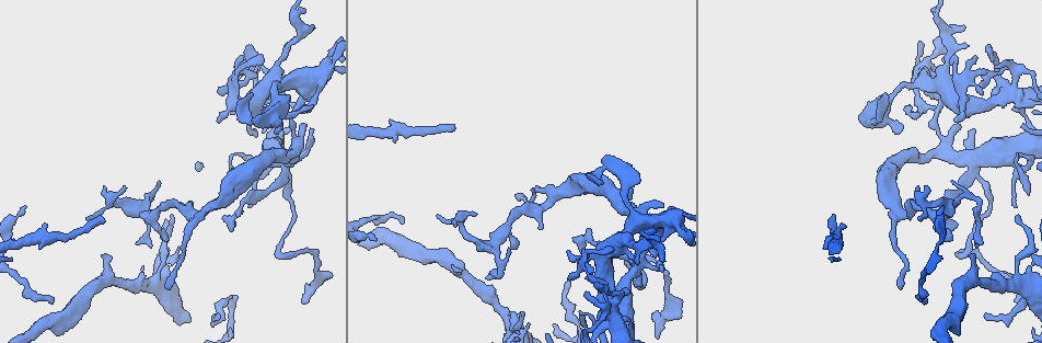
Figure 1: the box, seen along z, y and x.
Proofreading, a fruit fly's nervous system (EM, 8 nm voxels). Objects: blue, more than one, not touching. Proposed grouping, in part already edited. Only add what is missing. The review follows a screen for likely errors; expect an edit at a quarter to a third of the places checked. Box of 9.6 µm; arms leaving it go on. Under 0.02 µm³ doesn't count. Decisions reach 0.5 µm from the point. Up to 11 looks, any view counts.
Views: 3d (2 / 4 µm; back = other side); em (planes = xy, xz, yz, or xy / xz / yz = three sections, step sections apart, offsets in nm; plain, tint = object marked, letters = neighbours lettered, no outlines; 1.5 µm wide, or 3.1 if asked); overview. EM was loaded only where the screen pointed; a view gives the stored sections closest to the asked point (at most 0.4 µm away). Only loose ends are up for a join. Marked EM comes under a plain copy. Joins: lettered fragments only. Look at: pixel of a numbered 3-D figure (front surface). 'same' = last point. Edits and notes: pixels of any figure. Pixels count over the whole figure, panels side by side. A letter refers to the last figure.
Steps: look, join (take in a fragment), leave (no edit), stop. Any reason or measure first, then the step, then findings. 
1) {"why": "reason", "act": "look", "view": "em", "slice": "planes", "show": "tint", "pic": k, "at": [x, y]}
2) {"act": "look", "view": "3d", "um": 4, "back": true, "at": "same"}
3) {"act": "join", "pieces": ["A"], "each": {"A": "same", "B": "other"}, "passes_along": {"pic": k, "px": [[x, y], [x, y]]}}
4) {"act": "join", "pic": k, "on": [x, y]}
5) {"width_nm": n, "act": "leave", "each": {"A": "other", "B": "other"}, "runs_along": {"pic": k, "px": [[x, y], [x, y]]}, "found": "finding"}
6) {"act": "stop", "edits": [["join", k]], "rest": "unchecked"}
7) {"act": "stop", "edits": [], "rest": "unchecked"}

{"why": "free end", "act": "look", "view": "3d", "um": 4, "pic": 1, "at": [394, 143]}

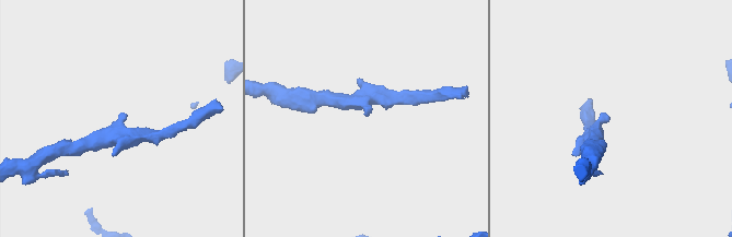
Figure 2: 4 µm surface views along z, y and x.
{"act": "look", "view": "em", "slice": "planes", "show": "letters", "pic": 2, "at": [608, 118]}

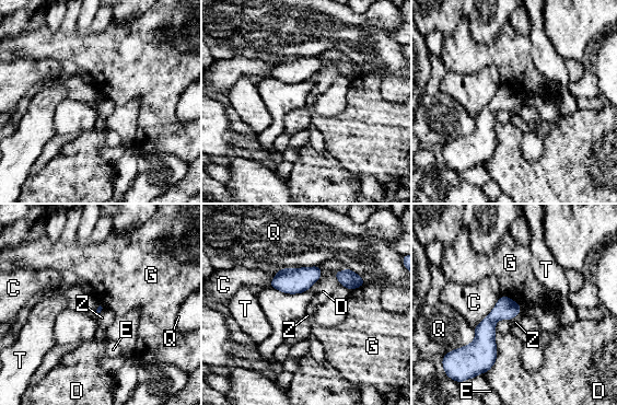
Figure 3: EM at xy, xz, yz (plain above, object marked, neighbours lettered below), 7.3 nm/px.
{"act": "leave", "each": {"C": "other", "D": "other", "E": "other", "G": "other", "Q": "other", "T": "other", "Z": "other"}, "border": {"pic": 3, "px": [[521, 313], [509, 321]]}, "found": "none of them fits"}

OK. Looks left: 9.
{"why": "an open end", "act": "look", "view": "em", "slice": "planes", "show": "letters", "pic": 1, "at": [102, 219]}

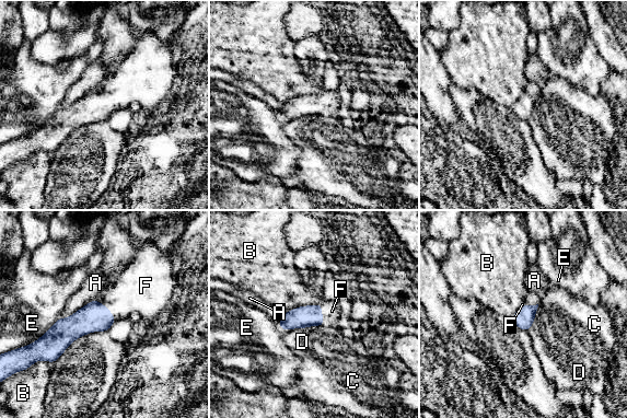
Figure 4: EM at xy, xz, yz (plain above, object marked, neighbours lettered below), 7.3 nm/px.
{"act": "join", "pieces": ["F"], "each": {"A": "other", "B": "other", "C": "other", "D": "other", "E": "other", "F": "same"}, "passes_along": {"pic": 4, "px": [[94, 316], [108, 310], [136, 290]]}, "found": "it goes on there"}

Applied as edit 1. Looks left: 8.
{"act": "look", "view": "overview"}

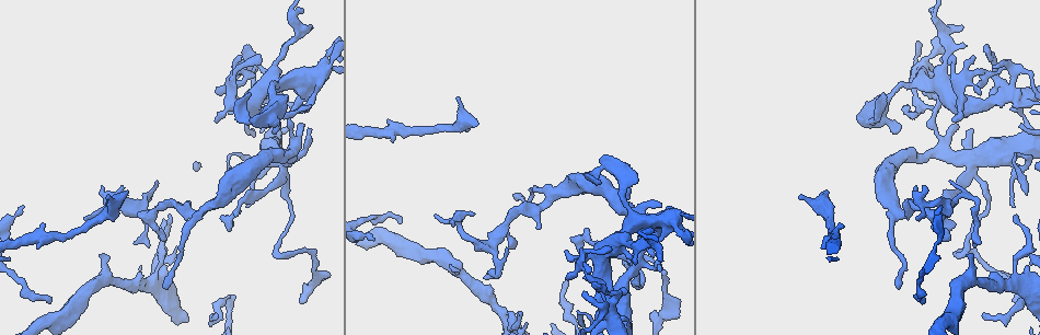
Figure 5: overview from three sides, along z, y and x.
{"why": "tapers out", "act": "look", "view": "3d", "um": 4, "pic": 5, "at": [925, 186]}

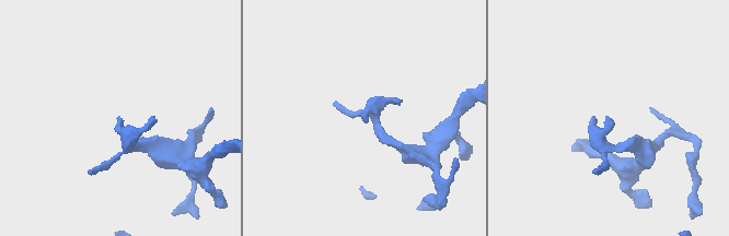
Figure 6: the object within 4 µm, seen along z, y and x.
{"why": "shape alone is not enough", "act": "look", "view": "em", "slice": "planes", "show": "letters", "pic": 6, "at": [117, 119]}

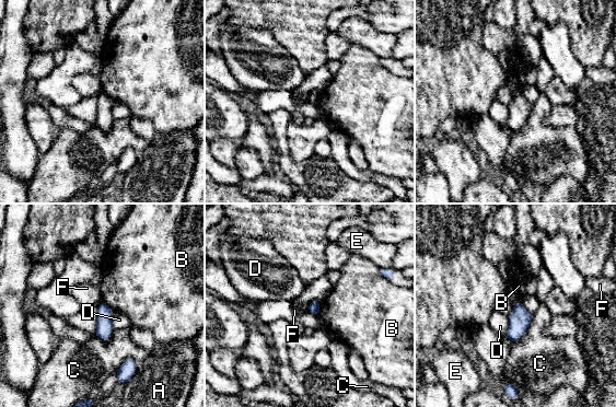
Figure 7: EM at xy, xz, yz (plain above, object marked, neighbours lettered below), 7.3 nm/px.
{"act": "leave", "each": {"A": "other", "B": "other", "C": "other", "D": "other", "E": "other", "F": "other"}, "border": {"pic": 7, "px": [[520, 300], [513, 302]]}, "found": "no lettered fragment goes on from it"}

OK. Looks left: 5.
{"why": "thin end", "act": "look", "view": "em", "slice": "planes", "show": "letters", "pic": 5, "at": [955, 227]}

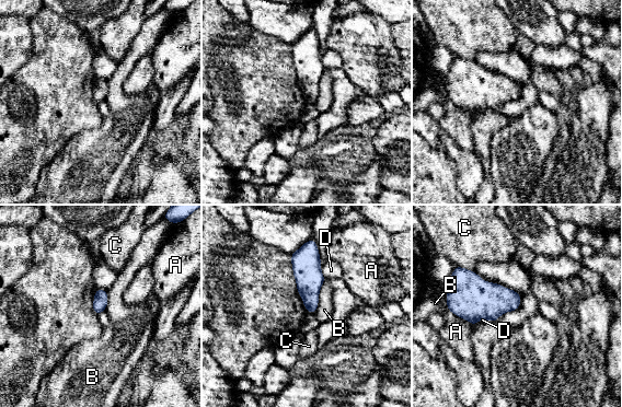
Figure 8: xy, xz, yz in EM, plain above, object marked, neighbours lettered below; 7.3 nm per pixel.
{"act": "leave", "each": {"A": "other", "B": "other", "C": "other", "D": "other"}, "found": "none of them fits"}

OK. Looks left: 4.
{"act": "stop", "edits": [["join", 4]], "rest": "unchecked"}

